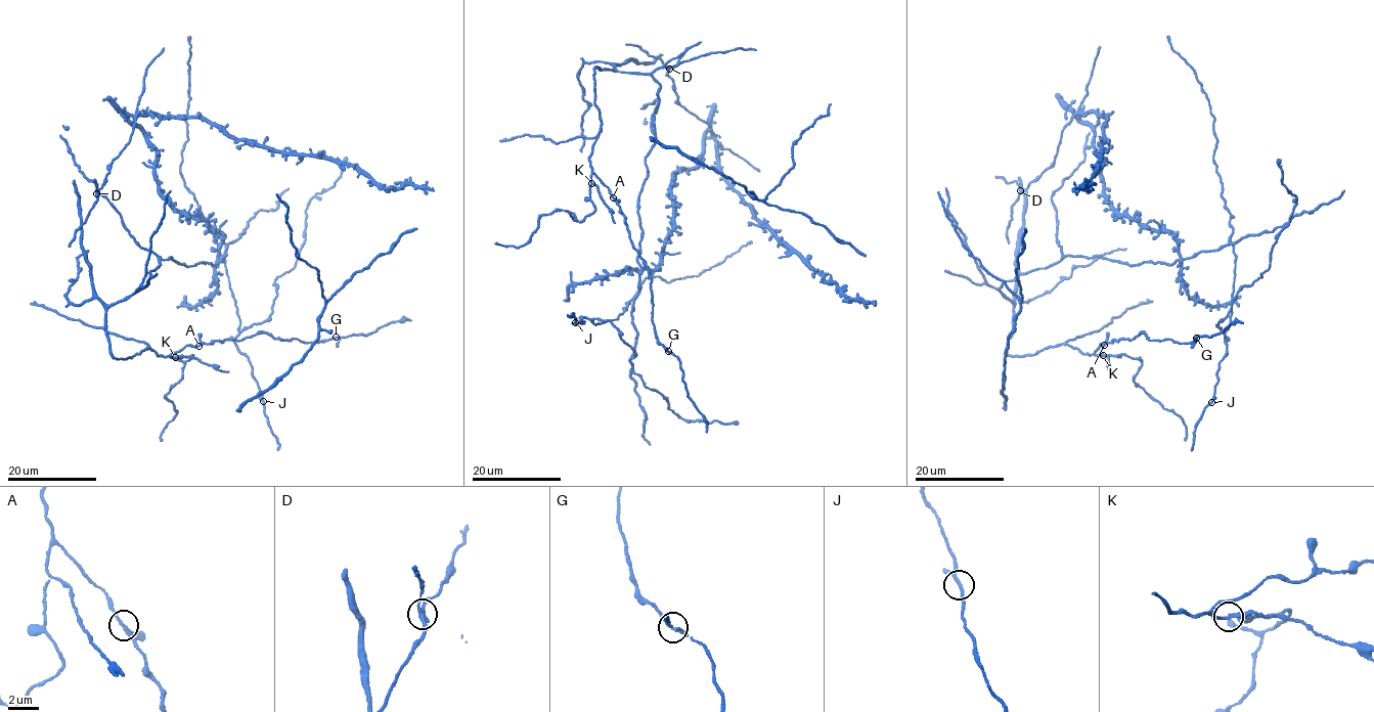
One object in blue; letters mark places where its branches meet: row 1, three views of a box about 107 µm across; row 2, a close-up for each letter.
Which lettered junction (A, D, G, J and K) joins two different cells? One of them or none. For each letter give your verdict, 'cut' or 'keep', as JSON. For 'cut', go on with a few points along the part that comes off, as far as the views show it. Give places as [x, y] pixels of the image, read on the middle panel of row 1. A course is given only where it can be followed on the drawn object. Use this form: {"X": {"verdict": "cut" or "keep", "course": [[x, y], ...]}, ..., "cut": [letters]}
{"A": {"verdict": "keep"}, "D": {"verdict": "keep"}, "G": {"verdict": "keep"}, "J": {"verdict": "keep"}, "K": {"verdict": "cut", "course": [[591, 183], [596, 186], [614, 222]]}, "cut": ["K"]}

